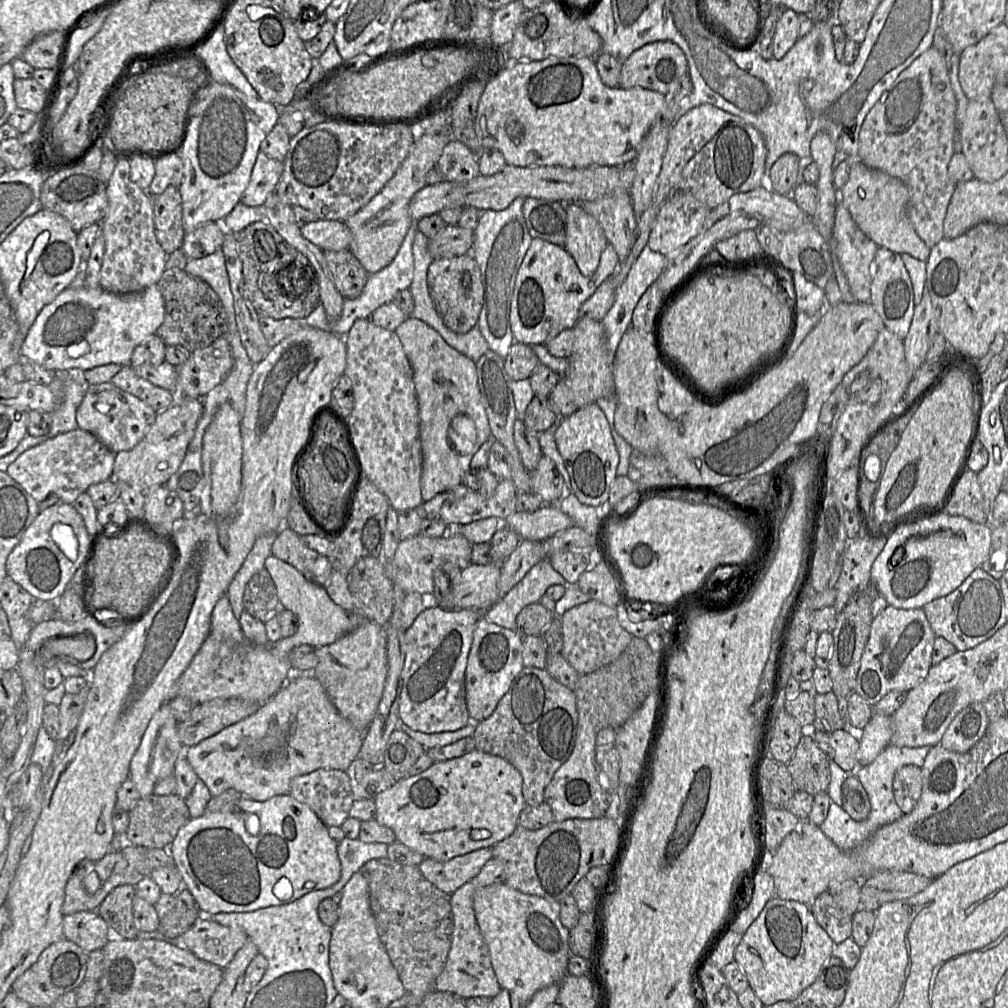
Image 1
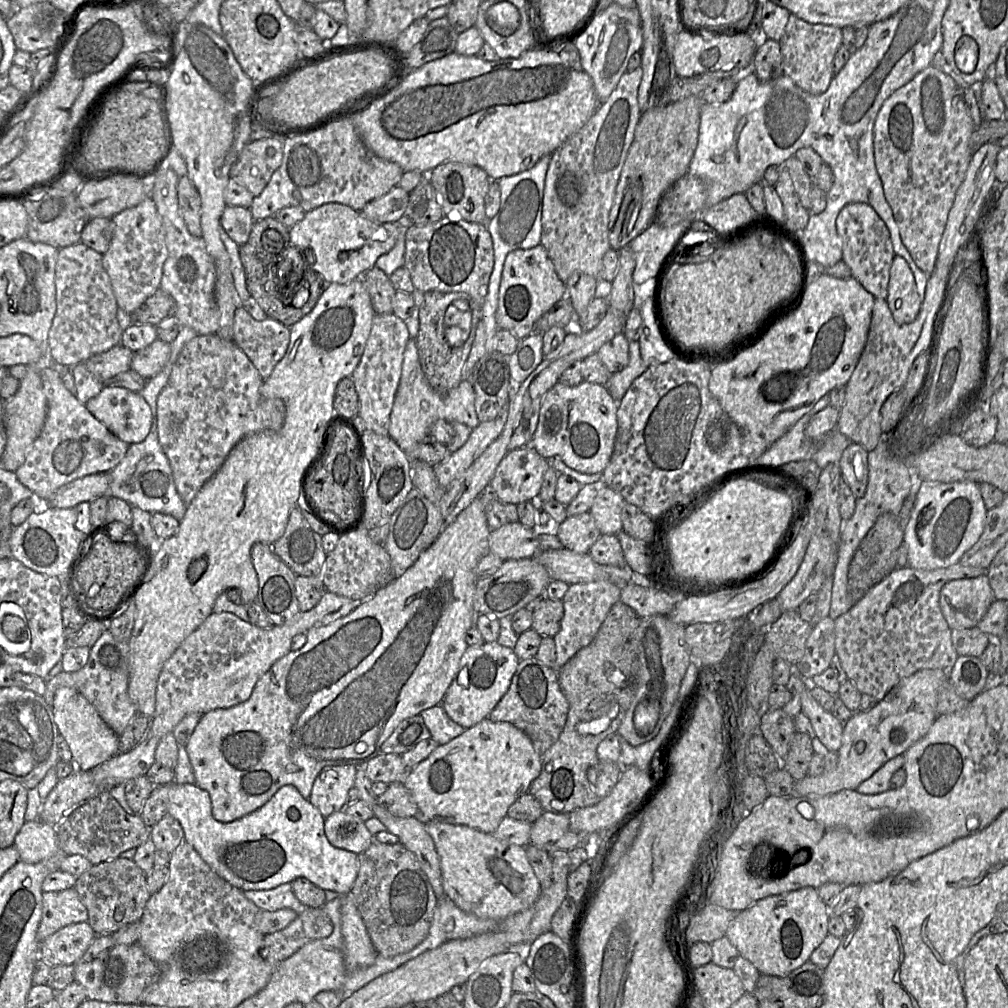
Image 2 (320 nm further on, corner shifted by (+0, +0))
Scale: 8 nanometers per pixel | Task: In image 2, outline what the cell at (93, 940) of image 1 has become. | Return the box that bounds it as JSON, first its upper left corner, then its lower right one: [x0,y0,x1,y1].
[36,888,88,944]

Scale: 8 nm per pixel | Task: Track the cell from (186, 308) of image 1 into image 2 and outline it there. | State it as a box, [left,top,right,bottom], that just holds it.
[131,288,176,324]

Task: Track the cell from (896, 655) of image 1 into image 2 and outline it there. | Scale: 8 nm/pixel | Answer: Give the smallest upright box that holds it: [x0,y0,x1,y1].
[835,563,988,701]

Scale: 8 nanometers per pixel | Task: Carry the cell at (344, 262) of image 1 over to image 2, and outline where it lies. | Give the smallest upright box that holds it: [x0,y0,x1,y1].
[358,266,396,314]

